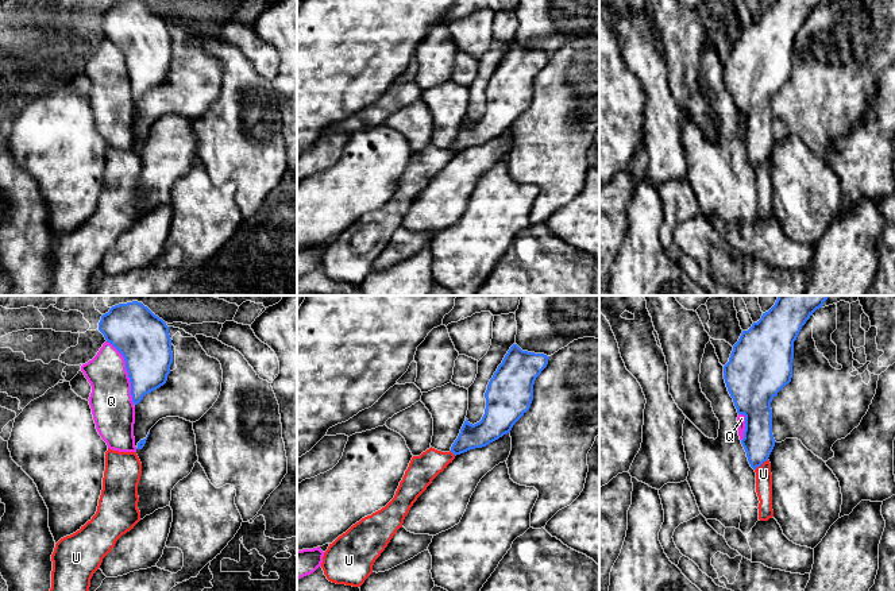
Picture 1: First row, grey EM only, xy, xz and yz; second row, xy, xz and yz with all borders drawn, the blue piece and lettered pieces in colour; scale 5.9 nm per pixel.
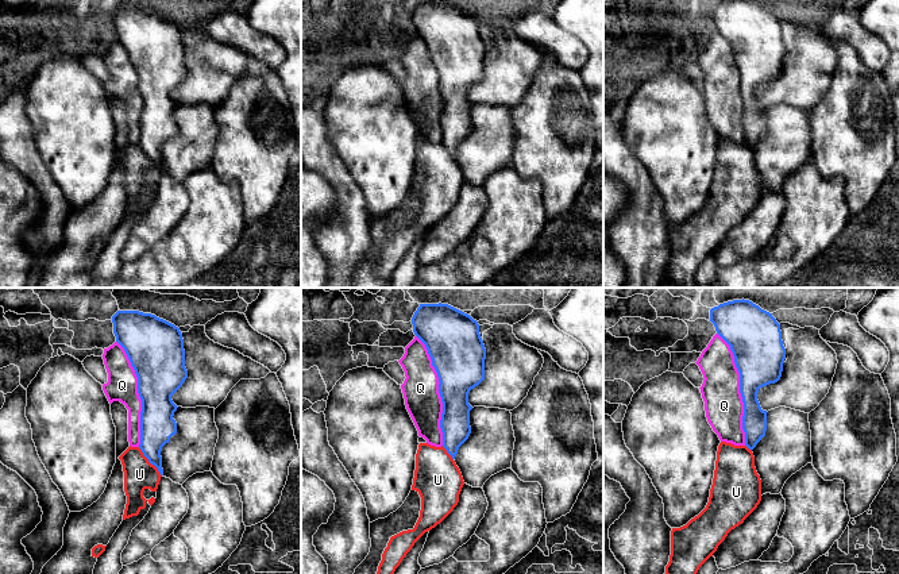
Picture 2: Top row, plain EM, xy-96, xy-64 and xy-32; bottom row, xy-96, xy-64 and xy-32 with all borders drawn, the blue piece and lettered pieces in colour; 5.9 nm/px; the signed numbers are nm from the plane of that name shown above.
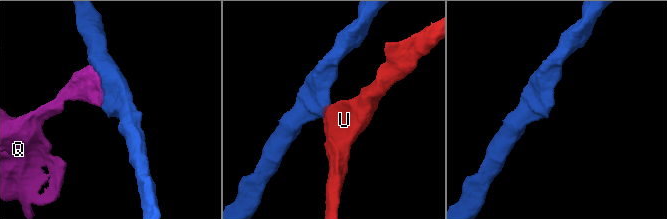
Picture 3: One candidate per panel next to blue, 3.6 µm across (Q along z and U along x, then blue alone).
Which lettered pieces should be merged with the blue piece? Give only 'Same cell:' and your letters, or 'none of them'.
Same cell: none of them

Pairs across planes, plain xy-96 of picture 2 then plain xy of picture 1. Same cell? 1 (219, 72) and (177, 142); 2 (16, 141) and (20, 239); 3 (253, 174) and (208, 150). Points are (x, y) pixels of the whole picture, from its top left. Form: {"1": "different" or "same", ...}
{"1": "different", "2": "same", "3": "same"}

